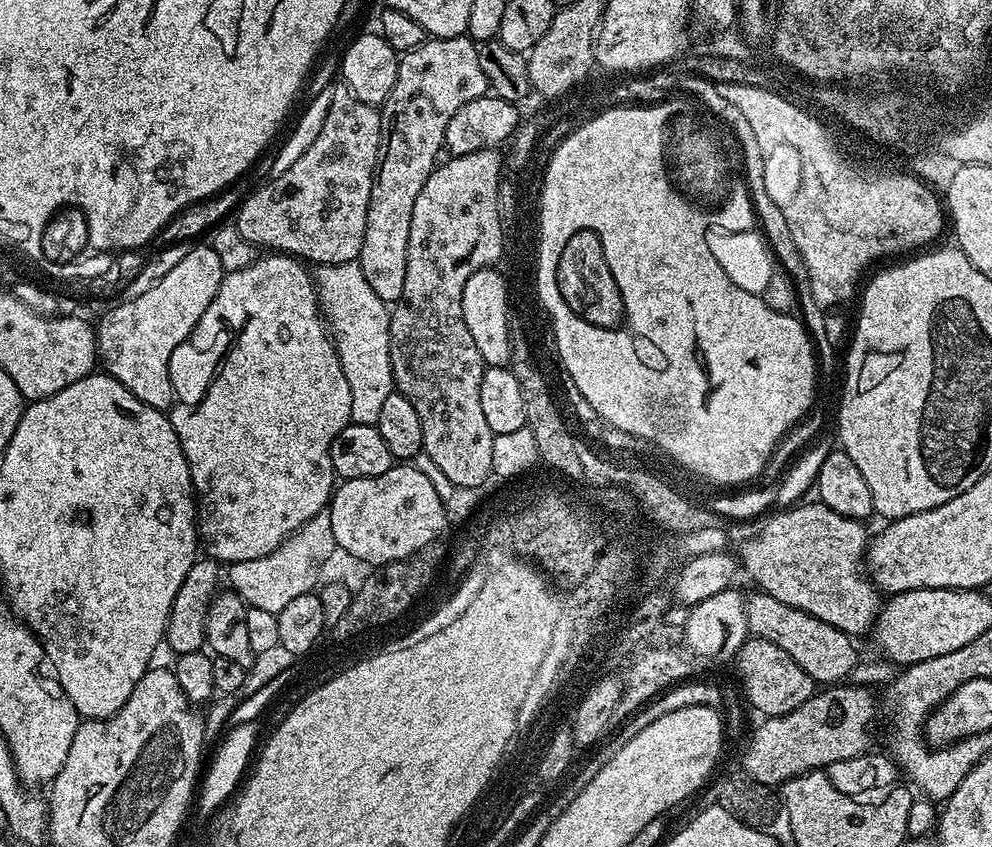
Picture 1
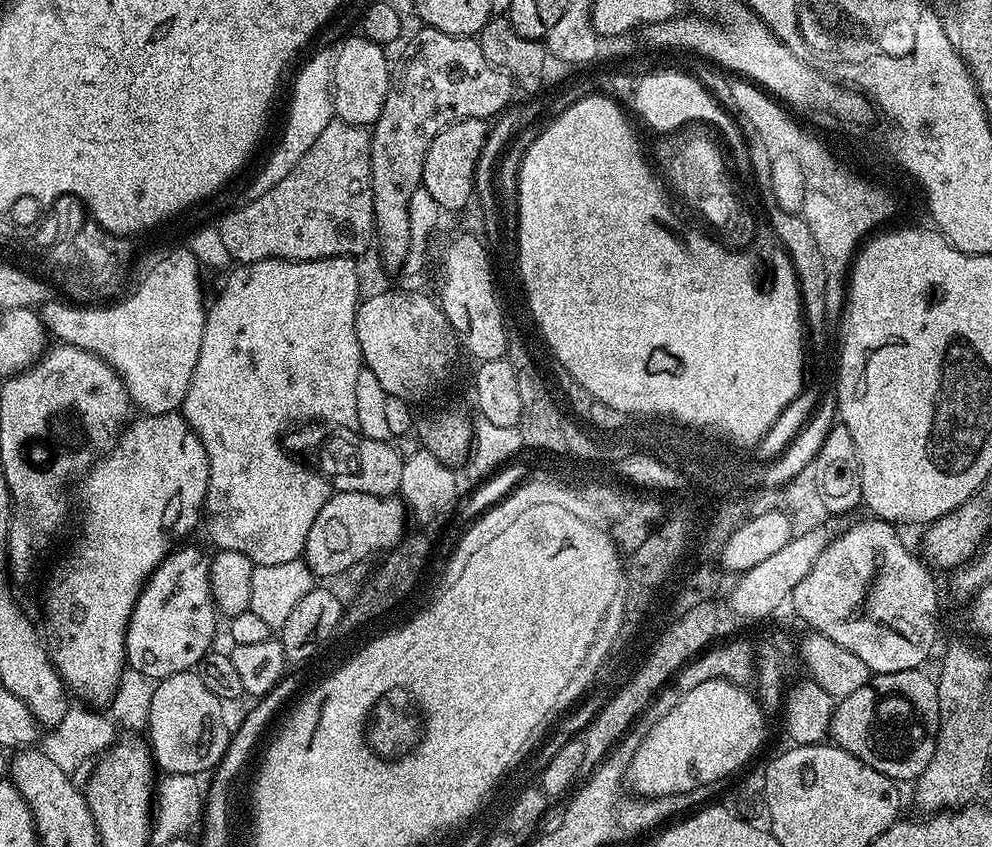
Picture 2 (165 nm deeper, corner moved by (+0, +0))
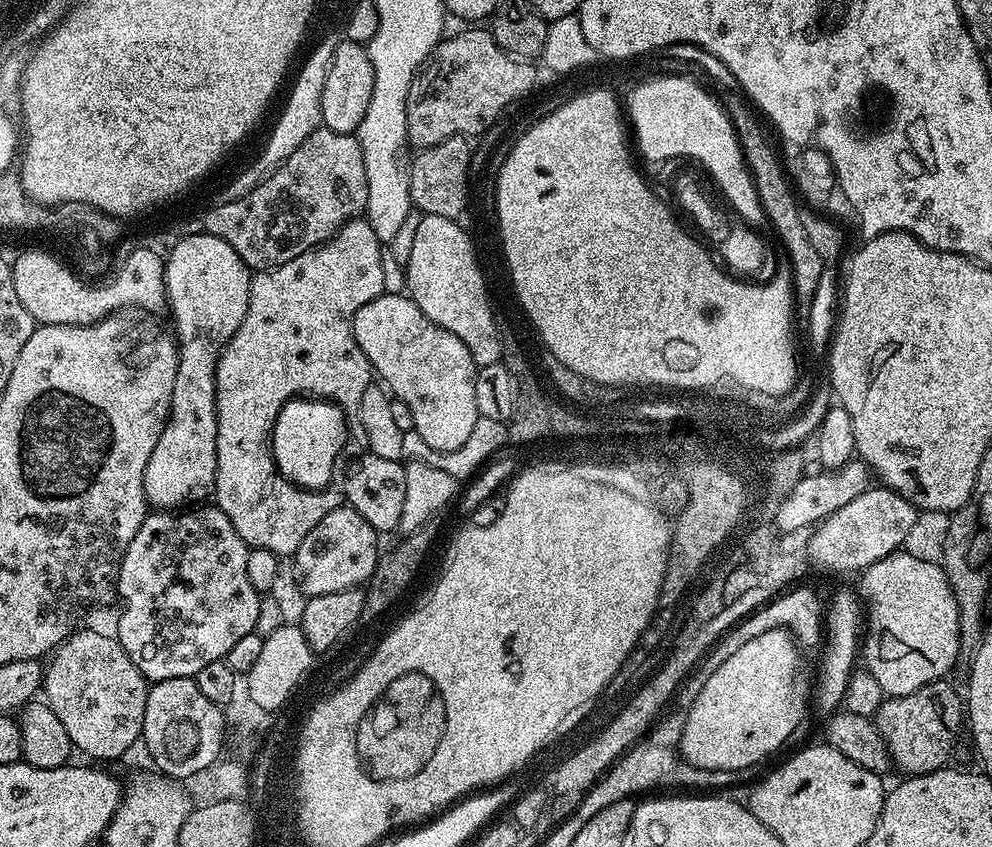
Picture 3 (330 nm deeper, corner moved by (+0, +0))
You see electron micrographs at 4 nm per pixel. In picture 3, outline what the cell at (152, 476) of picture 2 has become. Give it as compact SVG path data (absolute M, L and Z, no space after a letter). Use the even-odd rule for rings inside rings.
M205 231L182 238L182 242L175 244L166 254L164 261L164 295L166 297L167 311L172 311L173 325L171 324L171 327L174 329L174 339L178 349L178 363L176 366L176 377L174 378L174 394L172 395L172 405L168 411L168 418L164 421L164 429L158 438L158 446L154 446L154 454L150 454L150 462L146 462L146 470L144 471L144 499L148 501L153 509L176 510L181 506L192 506L197 502L207 501L204 499L207 496L209 499L213 495L216 486L216 363L220 357L220 352L228 344L228 339L235 334L238 326L242 326L242 318L246 318L252 278L253 273L242 262L242 258L238 258L238 254L234 254L234 250L230 250L230 246L226 246L226 242L222 242L222 238L214 238Z

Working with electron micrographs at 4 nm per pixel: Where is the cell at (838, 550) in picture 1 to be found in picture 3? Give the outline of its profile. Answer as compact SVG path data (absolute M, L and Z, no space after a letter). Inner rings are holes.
M897 550L890 553L886 558L882 558L878 562L874 562L869 568L859 573L858 591L860 599L863 601L863 611L866 613L866 627L862 633L862 664L870 674L874 674L874 679L878 682L878 686L882 686L885 697L889 696L905 696L906 694L914 694L914 690L922 690L922 686L926 686L935 680L945 679L949 674L948 671L956 664L956 659L962 655L960 646L960 615L958 614L958 602L952 593L950 582L946 578L943 567L934 561L923 561L920 558L914 558L914 555Z

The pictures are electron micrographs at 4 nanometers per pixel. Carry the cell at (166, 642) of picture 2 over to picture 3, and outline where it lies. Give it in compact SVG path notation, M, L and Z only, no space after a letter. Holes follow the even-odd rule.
M192 506L187 510L152 510L144 517L138 534L126 546L126 554L120 560L120 575L116 578L116 590L118 593L118 605L120 604L120 617L116 620L114 635L125 648L126 654L134 662L134 666L144 675L148 682L157 680L169 680L170 678L182 678L183 676L196 677L202 666L210 666L210 662L224 660L228 651L234 647L234 642L246 638L246 634L256 631L256 622L260 605L262 603L261 593L250 586L250 578L246 575L246 558L248 557L248 545L230 526L230 518L221 508L215 506Z

